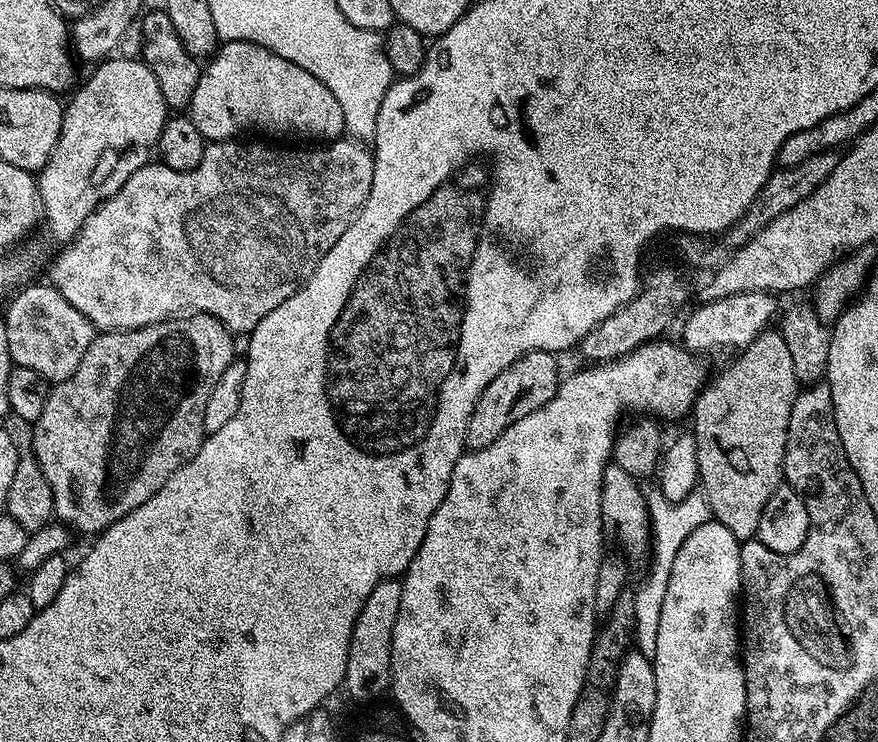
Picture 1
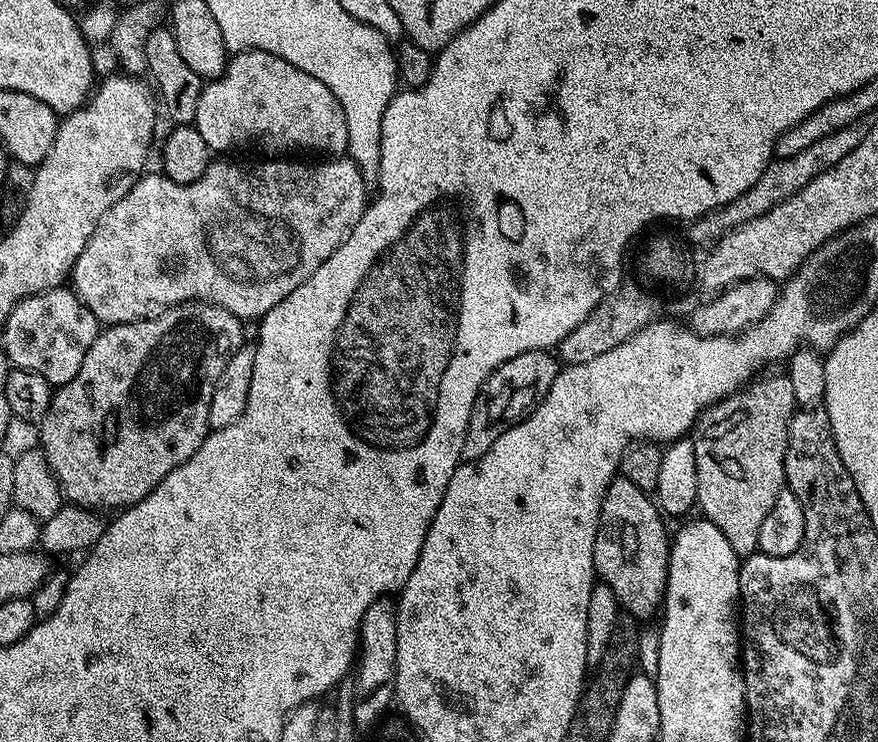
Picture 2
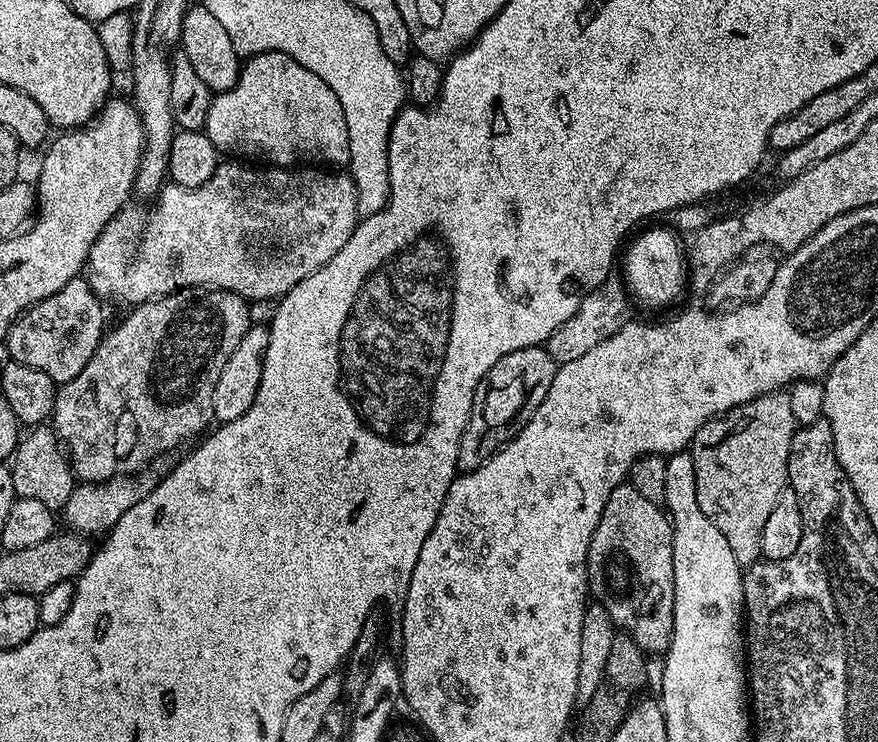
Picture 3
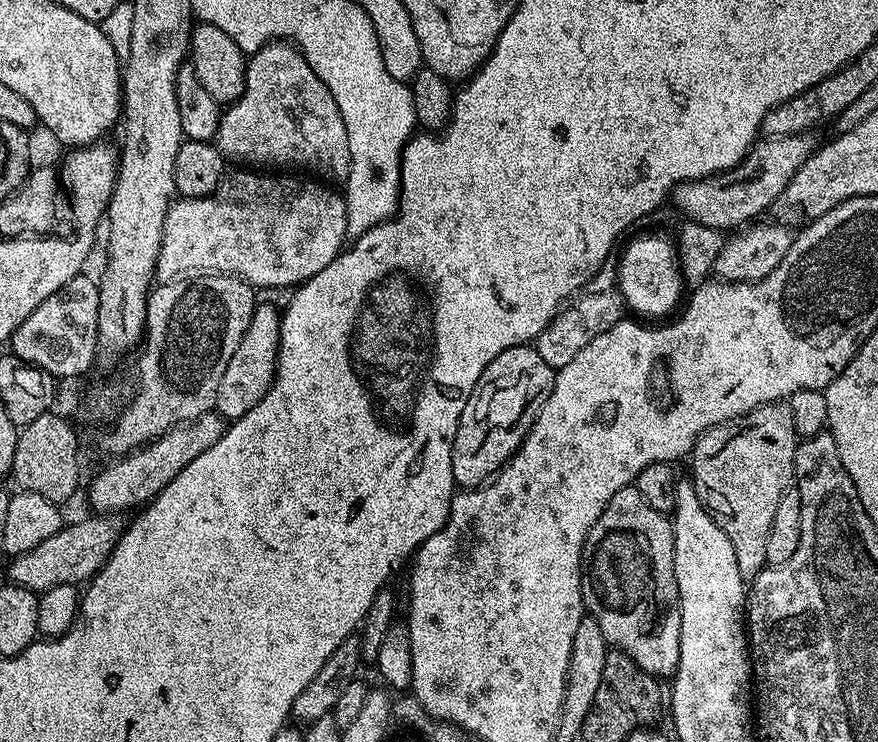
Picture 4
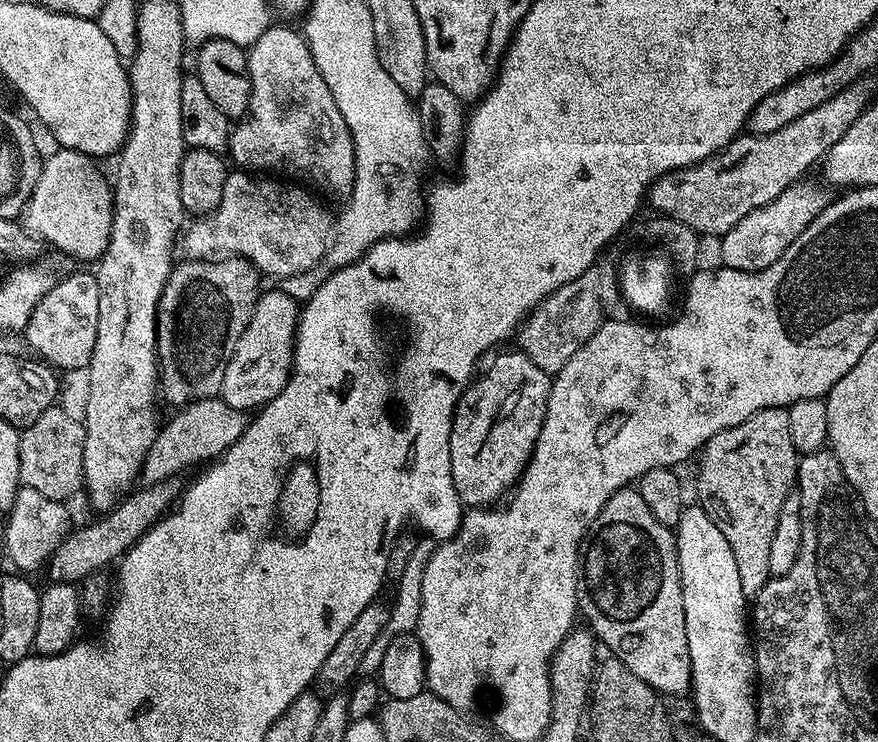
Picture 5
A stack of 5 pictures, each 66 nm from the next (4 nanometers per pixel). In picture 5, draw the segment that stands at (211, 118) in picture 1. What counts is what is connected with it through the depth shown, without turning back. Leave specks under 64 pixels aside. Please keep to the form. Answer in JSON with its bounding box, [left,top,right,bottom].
[226,30,354,202]

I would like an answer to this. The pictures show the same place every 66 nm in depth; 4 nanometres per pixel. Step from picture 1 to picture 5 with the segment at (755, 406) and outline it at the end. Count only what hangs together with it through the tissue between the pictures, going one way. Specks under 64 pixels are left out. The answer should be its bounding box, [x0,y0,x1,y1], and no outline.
[696,408,798,598]

